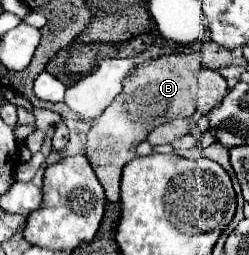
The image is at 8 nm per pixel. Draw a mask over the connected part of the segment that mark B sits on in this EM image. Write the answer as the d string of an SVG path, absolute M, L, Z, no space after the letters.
M172 53L172 55L160 55L156 59L146 59L144 63L136 65L136 69L124 79L124 89L122 93L110 103L110 107L94 121L90 133L88 133L88 143L86 143L86 157L100 181L100 185L104 187L104 193L106 193L106 201L118 201L120 199L120 175L122 175L122 169L124 165L134 157L134 149L138 143L142 143L148 133L158 127L160 123L168 123L176 117L190 117L192 113L198 113L198 115L208 115L212 107L216 107L222 97L224 97L224 91L226 91L226 79L206 67L206 65L200 65L200 73L198 73L198 79L200 79L200 91L198 91L198 109L196 109L196 101L194 101L194 91L192 87L196 87L196 69L198 65L190 67L190 55L180 55L180 53Z

